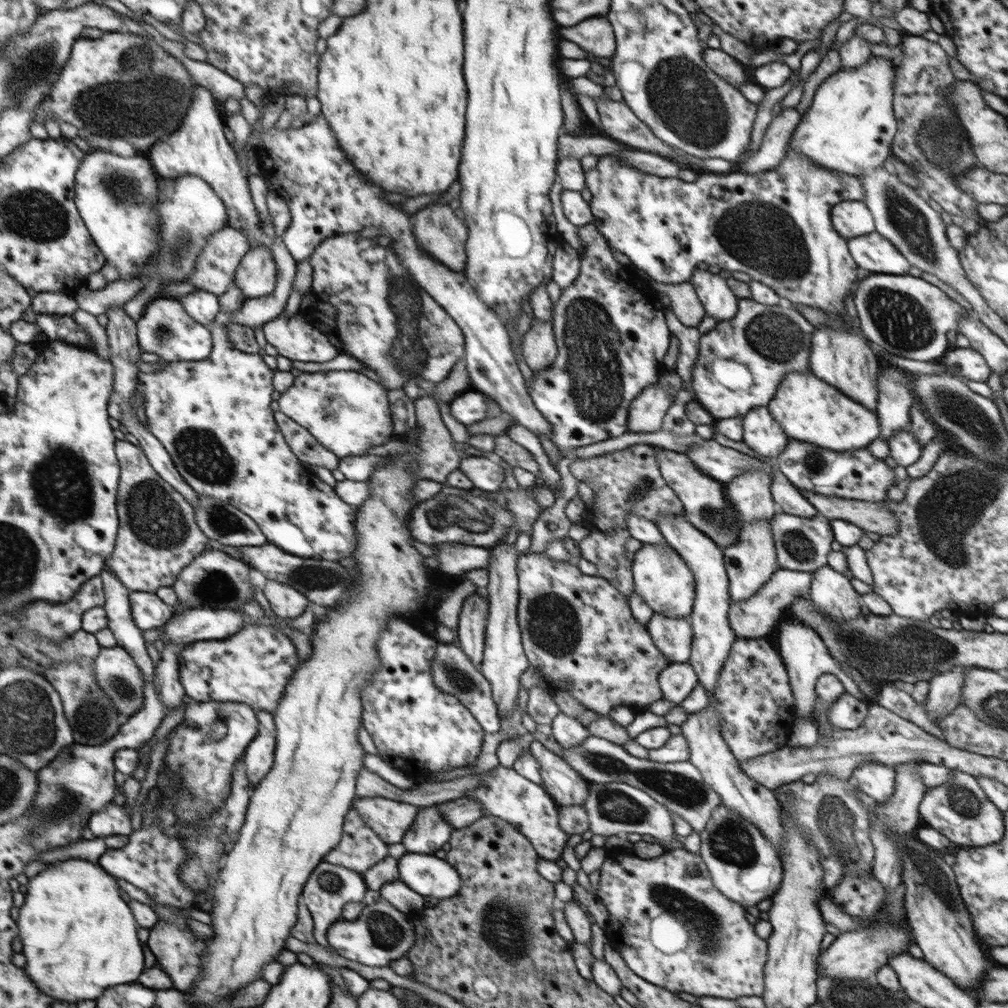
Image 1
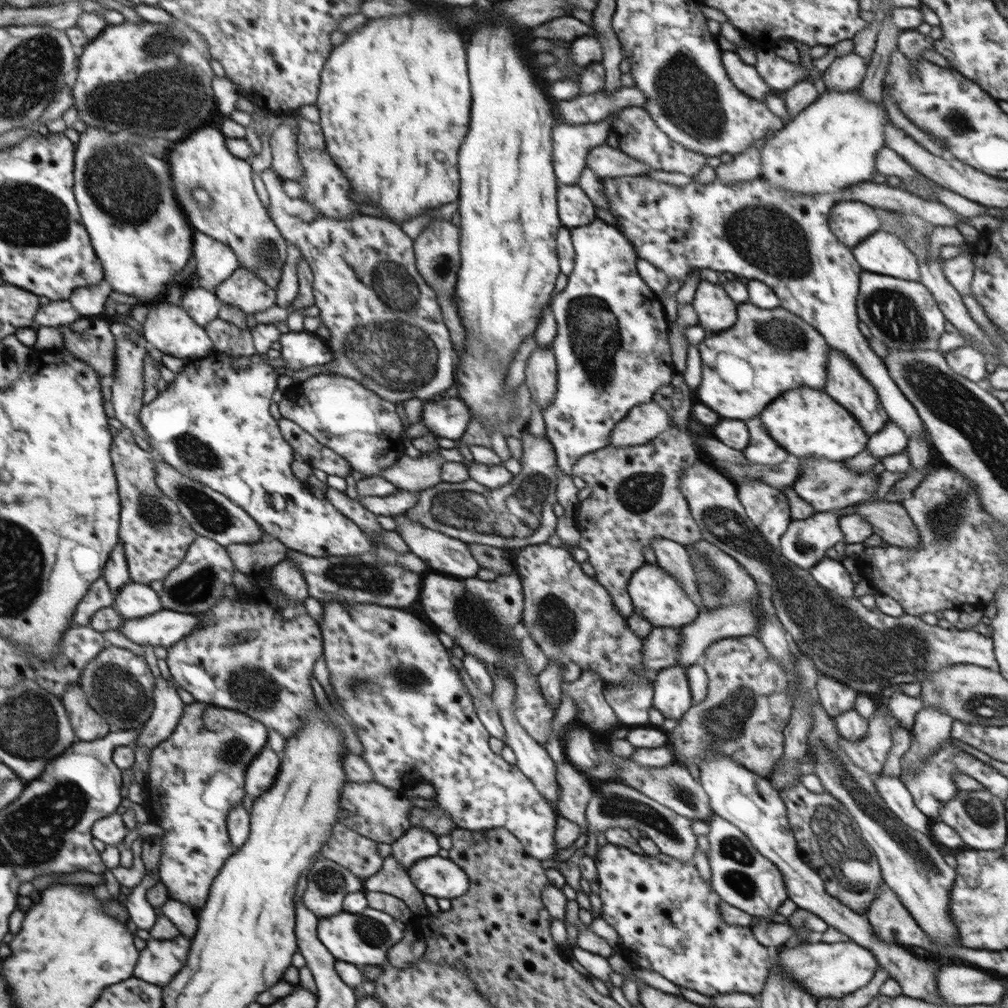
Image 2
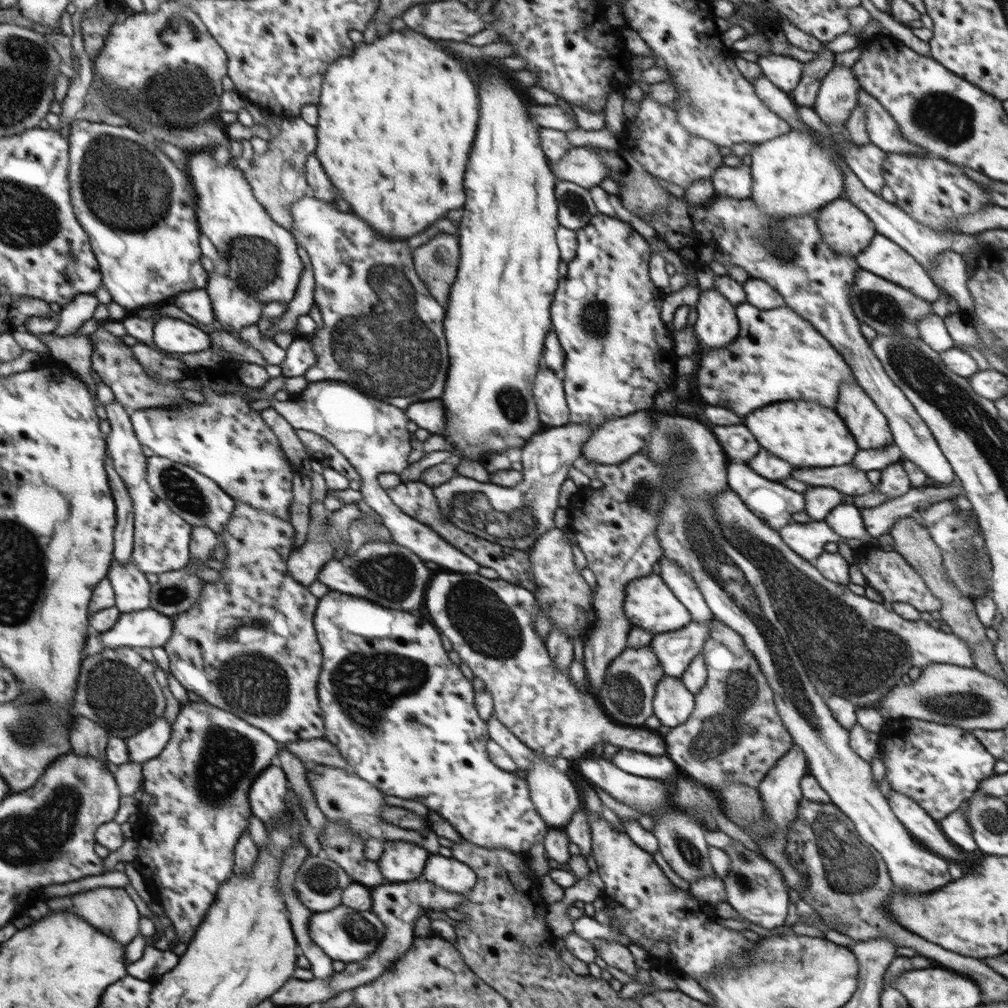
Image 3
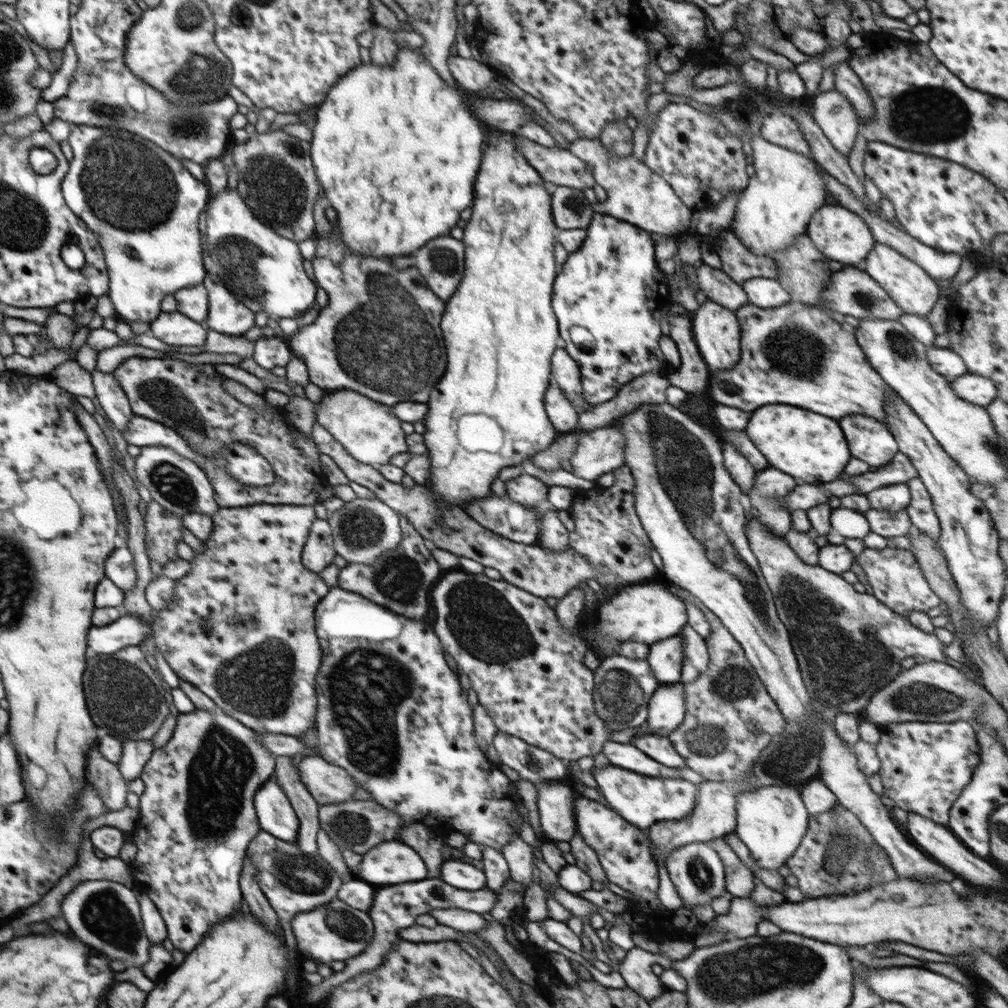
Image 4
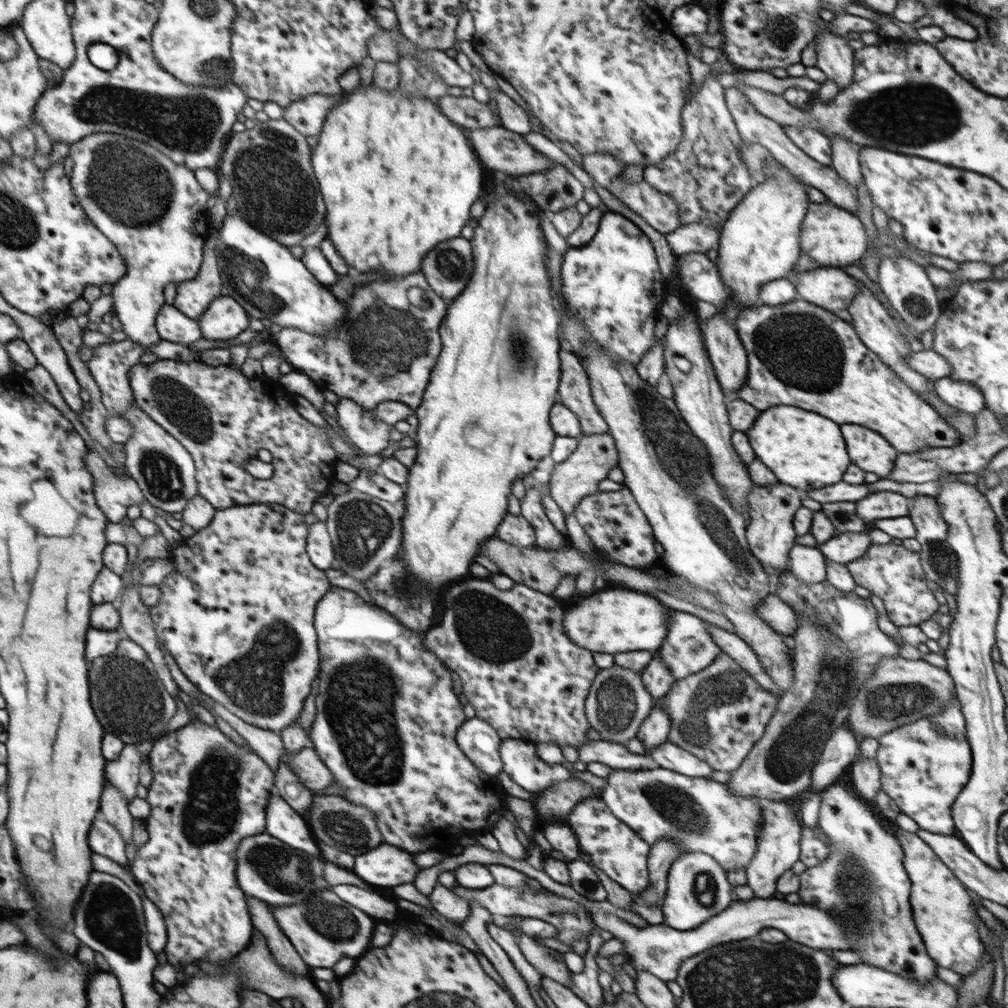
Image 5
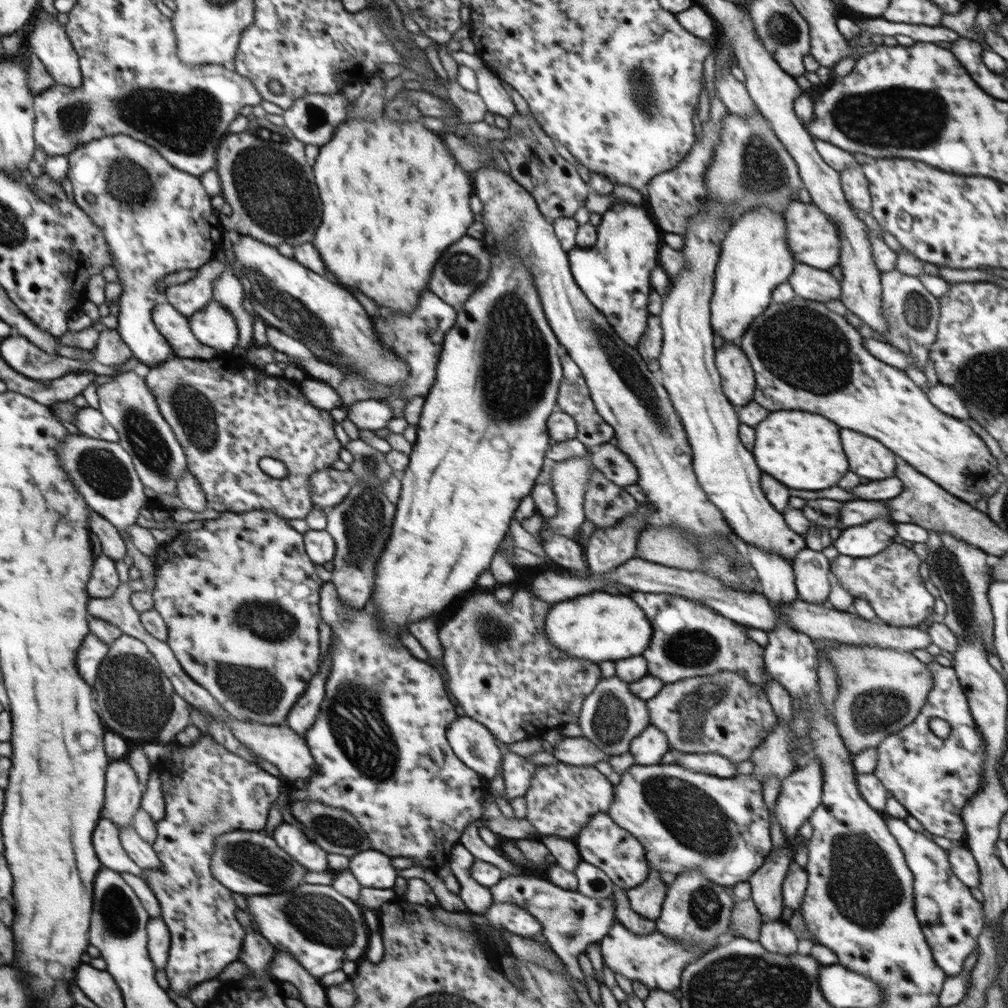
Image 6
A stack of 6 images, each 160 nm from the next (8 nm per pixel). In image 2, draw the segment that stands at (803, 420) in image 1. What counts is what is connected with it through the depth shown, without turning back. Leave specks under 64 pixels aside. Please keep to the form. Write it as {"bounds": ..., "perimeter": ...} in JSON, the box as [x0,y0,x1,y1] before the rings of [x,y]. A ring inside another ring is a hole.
{"bounds":[762,386,869,461],"perimeter":[[[803,386],[787,390],[776,398],[762,414],[762,426],[782,448],[797,458],[826,458],[826,460],[848,461],[864,451],[869,436],[859,422],[825,390],[814,390]]]}

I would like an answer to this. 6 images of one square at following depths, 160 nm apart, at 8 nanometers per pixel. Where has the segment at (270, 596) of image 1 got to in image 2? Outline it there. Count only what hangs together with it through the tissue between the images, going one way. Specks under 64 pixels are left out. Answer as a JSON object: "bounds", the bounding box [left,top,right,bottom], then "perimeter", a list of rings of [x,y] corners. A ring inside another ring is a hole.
{"bounds":[270,560,309,603],"perimeter":[[[282,560],[270,571],[273,585],[291,601],[302,603],[309,595],[308,585],[302,571],[290,560]]]}

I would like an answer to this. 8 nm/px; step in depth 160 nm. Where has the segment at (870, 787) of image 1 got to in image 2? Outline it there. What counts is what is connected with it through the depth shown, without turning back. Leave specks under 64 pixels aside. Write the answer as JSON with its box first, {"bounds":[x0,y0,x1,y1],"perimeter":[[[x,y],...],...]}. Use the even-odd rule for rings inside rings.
{"bounds":[874,771,933,837],"perimeter":[[[882,771],[874,776],[879,795],[887,807],[906,826],[931,837],[933,820],[927,817],[915,804],[910,791],[898,776],[884,775]]]}

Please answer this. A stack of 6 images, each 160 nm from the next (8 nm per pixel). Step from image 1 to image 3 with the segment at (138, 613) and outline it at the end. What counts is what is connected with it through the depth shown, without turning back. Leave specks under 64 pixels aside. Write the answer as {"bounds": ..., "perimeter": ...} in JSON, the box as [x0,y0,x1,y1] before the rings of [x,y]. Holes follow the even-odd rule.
{"bounds":[107,562,152,614],"perimeter":[[[114,562],[107,577],[116,592],[115,607],[121,614],[150,607],[152,585],[136,563]]]}

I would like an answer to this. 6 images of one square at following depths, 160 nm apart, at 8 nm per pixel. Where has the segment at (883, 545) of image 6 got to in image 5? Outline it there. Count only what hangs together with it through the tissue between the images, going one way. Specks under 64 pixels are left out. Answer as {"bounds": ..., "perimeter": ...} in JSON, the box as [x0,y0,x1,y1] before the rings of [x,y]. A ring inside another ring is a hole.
{"bounds":[818,529,872,565],"perimeter":[[[869,529],[857,533],[840,533],[820,545],[818,550],[822,552],[825,560],[828,559],[842,565],[849,564],[866,555],[866,552],[870,550],[872,540],[870,540]]]}

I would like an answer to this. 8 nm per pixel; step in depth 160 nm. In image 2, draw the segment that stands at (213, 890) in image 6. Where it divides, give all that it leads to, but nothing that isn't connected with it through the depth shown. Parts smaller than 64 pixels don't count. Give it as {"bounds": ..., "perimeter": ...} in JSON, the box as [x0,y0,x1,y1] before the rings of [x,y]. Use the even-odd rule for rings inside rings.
{"bounds":[145,700,270,911],"perimeter":[[[196,700],[184,705],[174,732],[150,751],[149,781],[145,787],[147,813],[164,829],[157,870],[160,881],[168,889],[170,899],[183,902],[198,911],[206,904],[211,884],[226,859],[237,850],[228,834],[227,816],[233,806],[243,804],[247,766],[267,745],[270,731],[261,722],[246,716],[246,713],[226,708],[222,710],[226,717],[225,724],[218,724],[211,734],[202,721],[202,714],[208,707],[207,703]],[[152,802],[161,806],[159,818],[152,810]]]}

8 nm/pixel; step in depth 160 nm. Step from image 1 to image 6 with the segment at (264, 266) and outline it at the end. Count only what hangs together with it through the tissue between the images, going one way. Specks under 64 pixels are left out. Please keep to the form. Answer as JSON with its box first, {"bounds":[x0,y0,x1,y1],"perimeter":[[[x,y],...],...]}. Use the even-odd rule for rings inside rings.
{"bounds":[188,300,240,355],"perimeter":[[[215,300],[188,320],[196,340],[215,348],[221,355],[231,352],[239,342],[240,334],[232,313]]]}

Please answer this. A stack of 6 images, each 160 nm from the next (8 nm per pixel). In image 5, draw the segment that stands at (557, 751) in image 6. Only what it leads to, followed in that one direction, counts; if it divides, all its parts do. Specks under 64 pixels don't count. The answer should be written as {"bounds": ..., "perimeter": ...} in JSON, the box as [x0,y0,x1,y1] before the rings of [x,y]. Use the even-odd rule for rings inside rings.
{"bounds":[577,740,658,771],"perimeter":[[[606,740],[586,741],[577,748],[578,761],[586,763],[599,762],[612,769],[624,769],[627,771],[654,770],[658,768],[658,762],[647,754],[633,754],[628,751],[626,745]]]}

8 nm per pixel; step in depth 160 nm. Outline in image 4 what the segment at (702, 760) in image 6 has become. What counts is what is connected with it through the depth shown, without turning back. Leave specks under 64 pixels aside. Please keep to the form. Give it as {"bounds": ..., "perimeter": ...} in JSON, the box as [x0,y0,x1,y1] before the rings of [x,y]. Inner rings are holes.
{"bounds":[632,733,687,767],"perimeter":[[[647,733],[640,737],[634,736],[632,744],[634,744],[636,748],[639,748],[641,750],[640,752],[644,752],[646,756],[666,767],[687,767],[682,756],[679,756],[678,752],[675,752],[675,748],[672,746],[668,737]]]}

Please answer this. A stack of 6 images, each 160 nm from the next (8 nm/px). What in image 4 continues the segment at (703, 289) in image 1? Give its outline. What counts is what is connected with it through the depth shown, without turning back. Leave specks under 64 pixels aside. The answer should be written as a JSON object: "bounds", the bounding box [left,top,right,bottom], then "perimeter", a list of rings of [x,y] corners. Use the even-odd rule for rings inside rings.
{"bounds":[691,300,741,372],"perimeter":[[[707,300],[691,314],[693,337],[710,372],[730,370],[741,359],[741,328],[734,311]]]}

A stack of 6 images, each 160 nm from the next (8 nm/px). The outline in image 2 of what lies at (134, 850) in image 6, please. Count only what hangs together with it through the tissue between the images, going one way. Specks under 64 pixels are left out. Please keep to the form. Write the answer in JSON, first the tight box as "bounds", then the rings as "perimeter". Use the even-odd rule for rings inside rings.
{"bounds":[61,683,111,742],"perimeter":[[[78,683],[73,684],[61,697],[65,711],[68,712],[70,724],[76,732],[76,738],[84,742],[104,738],[111,732],[109,724],[88,706],[86,694],[80,688]]]}

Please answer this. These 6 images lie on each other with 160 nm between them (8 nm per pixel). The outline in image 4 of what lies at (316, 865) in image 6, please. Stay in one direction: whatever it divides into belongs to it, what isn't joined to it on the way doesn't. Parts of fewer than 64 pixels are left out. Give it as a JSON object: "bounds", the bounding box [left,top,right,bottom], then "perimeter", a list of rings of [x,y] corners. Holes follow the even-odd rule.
{"bounds":[254,776,299,844],"perimeter":[[[273,776],[256,791],[254,806],[261,830],[285,843],[296,844],[299,818],[286,793],[278,786]]]}

